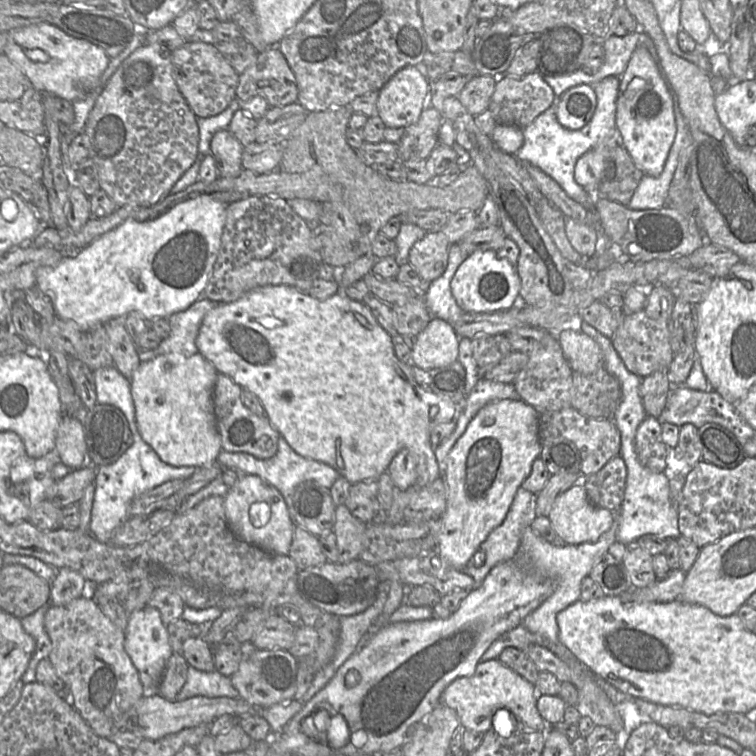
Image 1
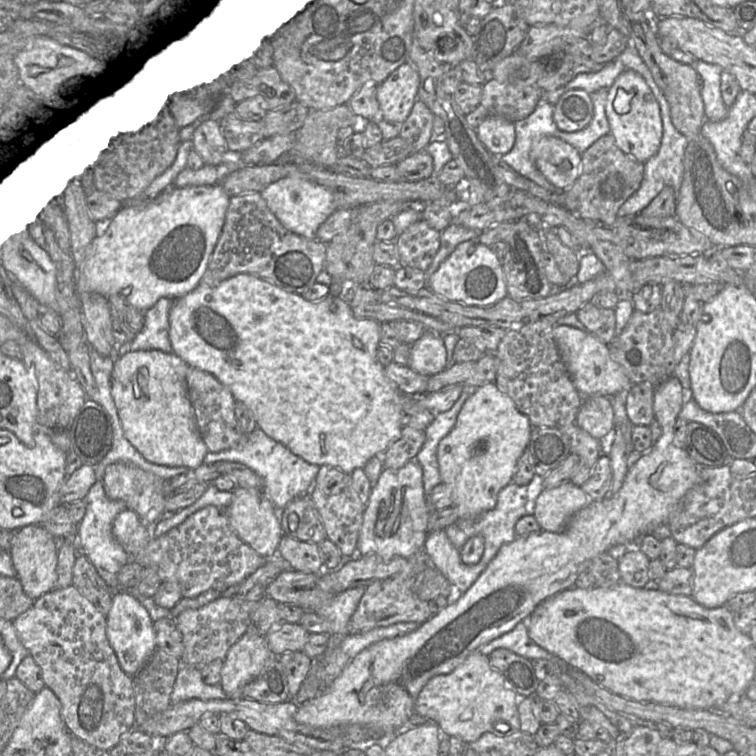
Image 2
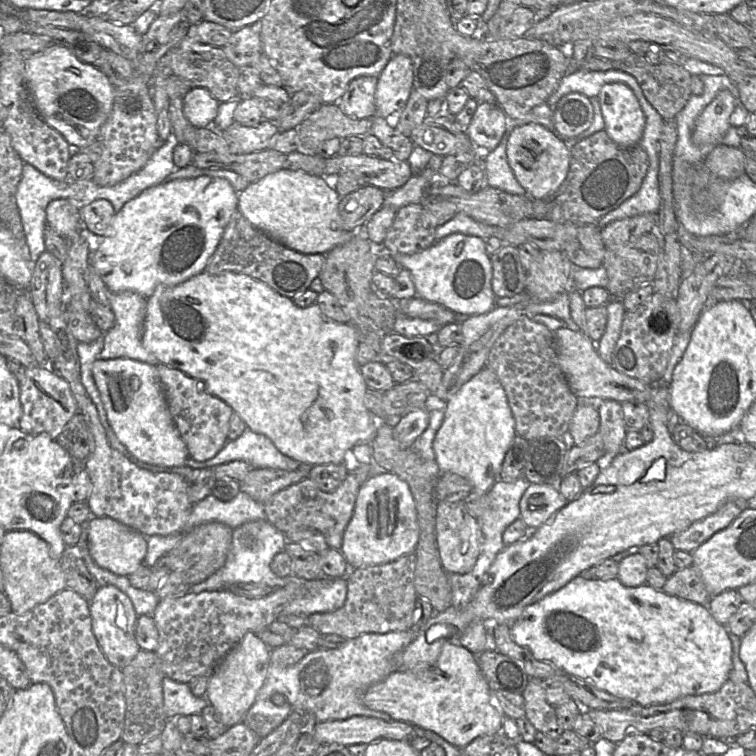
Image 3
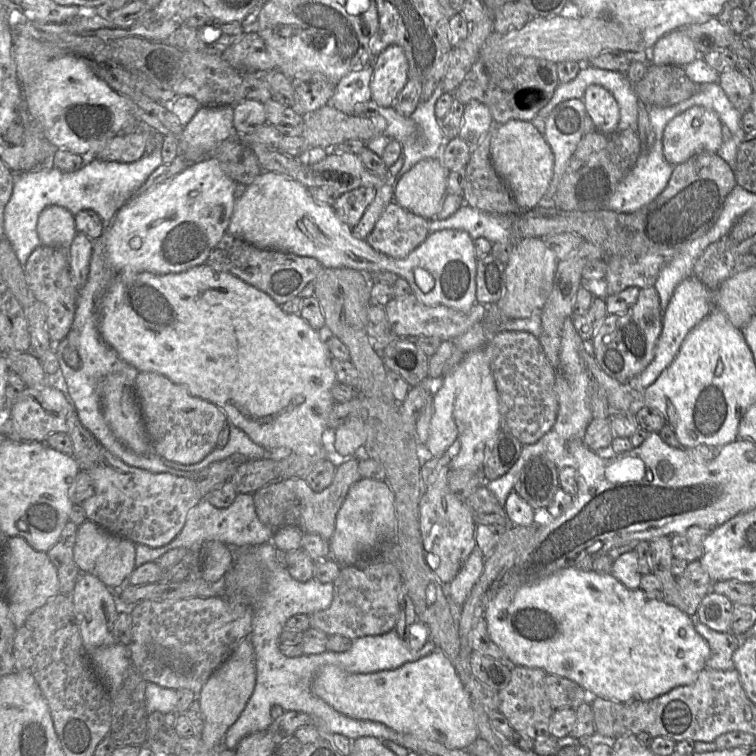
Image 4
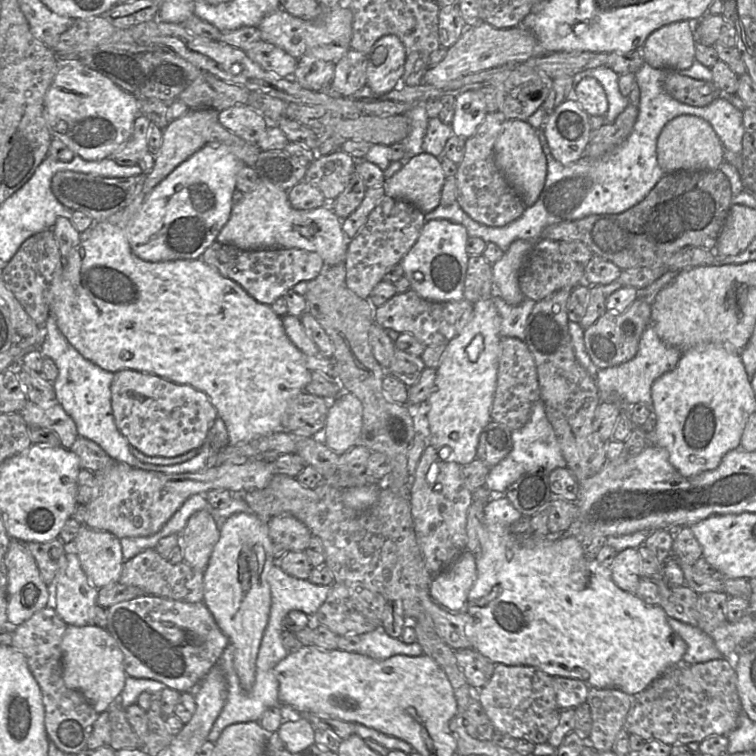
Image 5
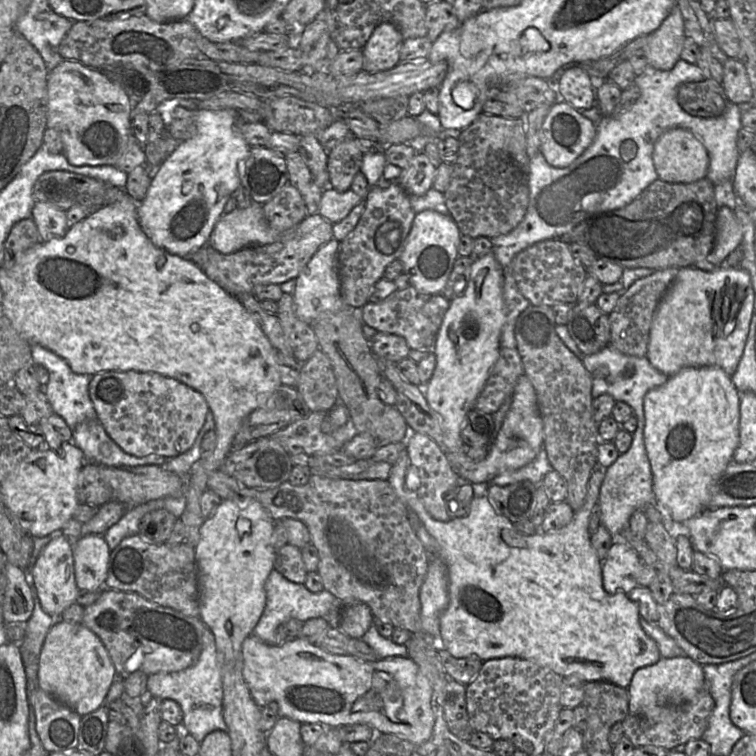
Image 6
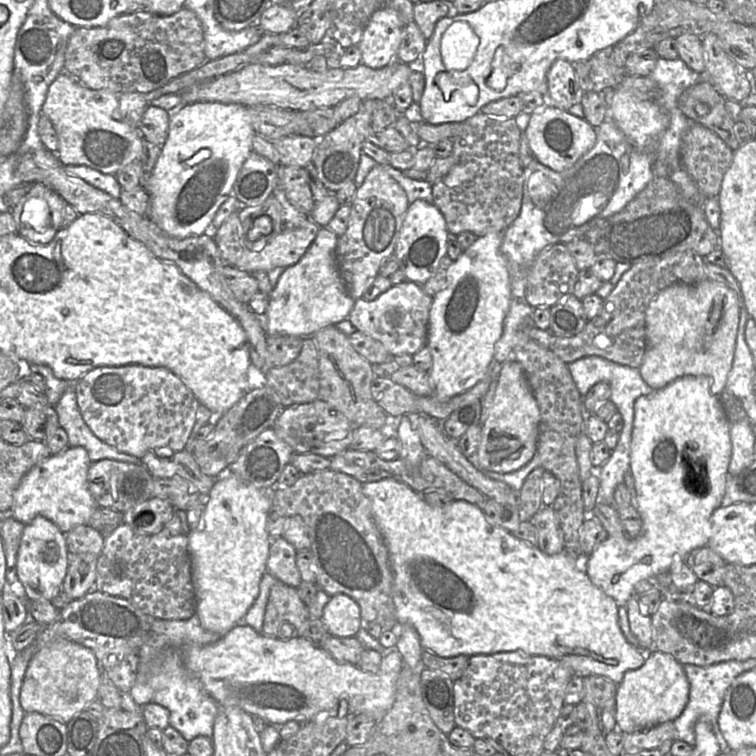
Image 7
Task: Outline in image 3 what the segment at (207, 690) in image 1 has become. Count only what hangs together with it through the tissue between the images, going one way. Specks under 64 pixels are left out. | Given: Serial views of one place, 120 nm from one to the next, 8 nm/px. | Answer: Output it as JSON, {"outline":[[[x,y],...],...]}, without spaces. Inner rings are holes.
{"outline":[[[165,677],[162,682],[164,712],[167,718],[200,714],[209,705],[205,696],[195,696],[188,683]]]}

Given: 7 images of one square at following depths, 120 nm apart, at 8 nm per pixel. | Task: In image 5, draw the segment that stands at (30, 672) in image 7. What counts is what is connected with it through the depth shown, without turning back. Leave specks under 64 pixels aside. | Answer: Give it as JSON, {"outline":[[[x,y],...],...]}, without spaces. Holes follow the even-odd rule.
{"outline":[[[68,625],[62,638],[61,650],[65,685],[83,694],[97,713],[108,710],[123,690],[128,676],[124,669],[123,653],[112,635],[96,625]]]}

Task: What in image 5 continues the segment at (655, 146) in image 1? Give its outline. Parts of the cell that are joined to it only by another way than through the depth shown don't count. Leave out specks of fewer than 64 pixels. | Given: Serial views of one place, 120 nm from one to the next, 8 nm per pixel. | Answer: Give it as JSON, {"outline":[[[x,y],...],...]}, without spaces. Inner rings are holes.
{"outline":[[[583,78],[575,85],[573,87],[573,98],[588,115],[604,117],[608,110],[606,93],[594,78]]]}

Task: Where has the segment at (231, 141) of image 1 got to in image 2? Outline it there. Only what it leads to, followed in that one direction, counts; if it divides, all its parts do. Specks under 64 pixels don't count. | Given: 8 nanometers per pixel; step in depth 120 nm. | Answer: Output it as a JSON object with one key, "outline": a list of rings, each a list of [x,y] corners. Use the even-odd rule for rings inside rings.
{"outline":[[[209,118],[202,121],[194,130],[192,149],[208,165],[216,166],[232,159],[219,121]]]}

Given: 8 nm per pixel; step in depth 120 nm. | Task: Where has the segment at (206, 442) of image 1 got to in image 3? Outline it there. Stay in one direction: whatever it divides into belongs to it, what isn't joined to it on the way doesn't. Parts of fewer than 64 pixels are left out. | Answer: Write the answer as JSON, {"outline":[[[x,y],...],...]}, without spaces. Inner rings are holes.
{"outline":[[[130,358],[99,359],[92,373],[108,422],[129,453],[157,467],[185,466],[188,449],[170,414],[155,365]]]}

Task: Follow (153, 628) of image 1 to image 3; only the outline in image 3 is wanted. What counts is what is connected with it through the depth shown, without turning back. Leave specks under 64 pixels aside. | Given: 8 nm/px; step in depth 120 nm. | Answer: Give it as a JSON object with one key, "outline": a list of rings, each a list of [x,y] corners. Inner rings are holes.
{"outline":[[[103,585],[89,602],[89,608],[92,630],[99,647],[111,664],[124,668],[141,650],[135,638],[138,614],[132,601],[114,585]]]}

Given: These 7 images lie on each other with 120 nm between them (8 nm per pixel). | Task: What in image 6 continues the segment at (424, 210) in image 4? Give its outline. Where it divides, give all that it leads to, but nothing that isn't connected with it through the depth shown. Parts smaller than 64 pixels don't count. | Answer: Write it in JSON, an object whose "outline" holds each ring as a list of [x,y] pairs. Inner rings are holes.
{"outline":[[[417,152],[406,168],[403,168],[399,185],[408,195],[424,195],[432,186],[436,167],[424,152]]]}

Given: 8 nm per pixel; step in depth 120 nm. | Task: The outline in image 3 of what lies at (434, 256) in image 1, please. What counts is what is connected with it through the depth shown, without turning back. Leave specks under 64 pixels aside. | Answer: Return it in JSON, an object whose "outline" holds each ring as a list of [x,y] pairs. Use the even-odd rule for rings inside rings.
{"outline":[[[409,204],[396,210],[394,221],[383,241],[390,253],[415,254],[433,245],[435,218],[422,204]]]}

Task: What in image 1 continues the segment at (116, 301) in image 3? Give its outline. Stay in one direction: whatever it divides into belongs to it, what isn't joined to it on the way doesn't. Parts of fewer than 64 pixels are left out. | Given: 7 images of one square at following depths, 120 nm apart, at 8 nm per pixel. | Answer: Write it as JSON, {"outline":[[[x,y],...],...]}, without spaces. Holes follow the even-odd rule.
{"outline":[[[207,298],[197,300],[188,309],[175,313],[167,318],[170,325],[170,333],[157,348],[152,350],[139,350],[139,358],[141,361],[147,361],[160,355],[166,355],[171,353],[182,354],[186,356],[196,355],[198,348],[196,345],[196,338],[199,333],[199,329],[205,315],[213,309],[216,305],[222,303],[214,303]]]}

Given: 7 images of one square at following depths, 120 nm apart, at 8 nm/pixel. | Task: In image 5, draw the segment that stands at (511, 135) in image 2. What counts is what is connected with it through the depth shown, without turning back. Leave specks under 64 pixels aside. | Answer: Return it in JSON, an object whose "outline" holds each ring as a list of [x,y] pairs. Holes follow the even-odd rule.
{"outline":[[[477,90],[455,96],[455,113],[450,123],[453,134],[466,139],[471,137],[487,114],[485,103]]]}

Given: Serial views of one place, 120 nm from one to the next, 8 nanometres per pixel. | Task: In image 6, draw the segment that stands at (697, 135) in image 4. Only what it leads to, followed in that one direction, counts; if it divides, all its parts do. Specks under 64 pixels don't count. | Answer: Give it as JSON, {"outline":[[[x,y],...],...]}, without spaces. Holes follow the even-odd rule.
{"outline":[[[673,128],[655,142],[653,164],[658,179],[690,183],[706,177],[709,155],[705,146],[688,130]]]}

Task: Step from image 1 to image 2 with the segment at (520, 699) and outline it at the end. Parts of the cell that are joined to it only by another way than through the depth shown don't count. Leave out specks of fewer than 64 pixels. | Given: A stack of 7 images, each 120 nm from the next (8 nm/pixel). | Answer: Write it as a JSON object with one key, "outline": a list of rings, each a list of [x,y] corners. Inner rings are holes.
{"outline":[[[475,651],[451,673],[430,679],[419,693],[414,709],[415,714],[436,723],[442,734],[473,743],[484,733],[504,737],[520,731],[518,701],[504,677],[491,666],[489,657]]]}

